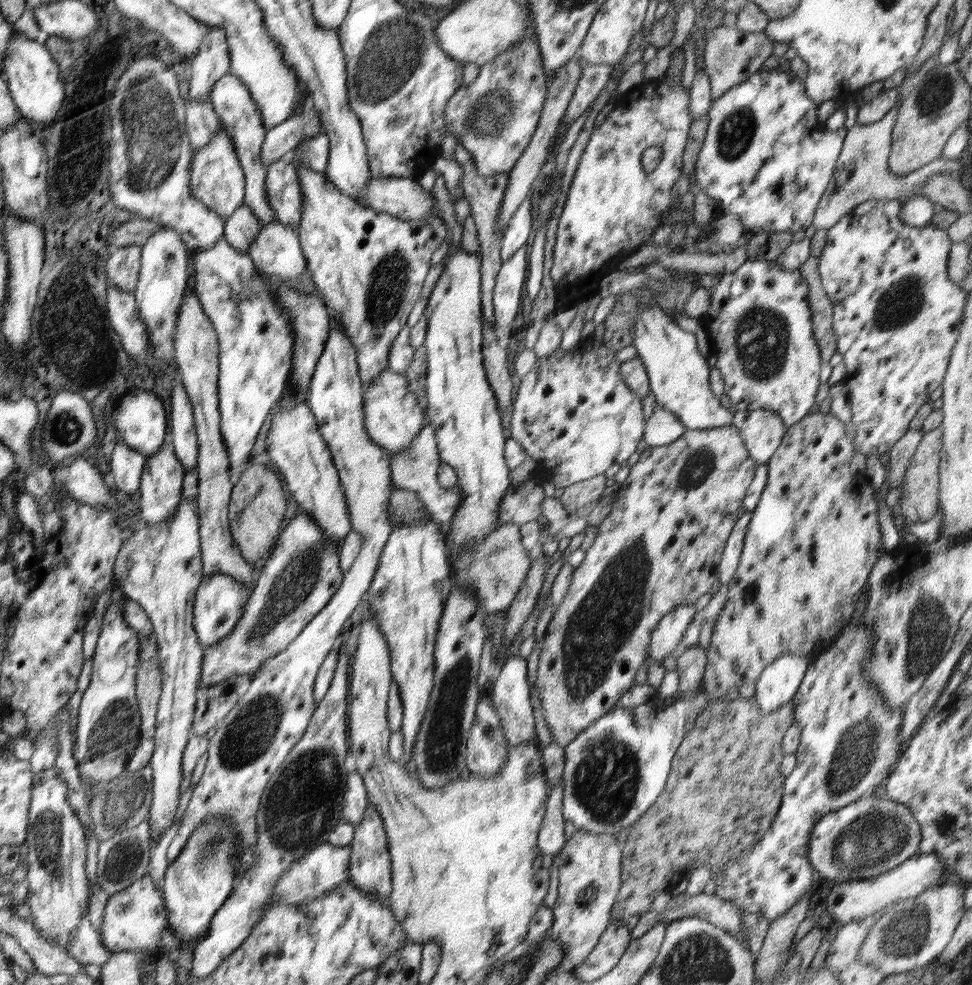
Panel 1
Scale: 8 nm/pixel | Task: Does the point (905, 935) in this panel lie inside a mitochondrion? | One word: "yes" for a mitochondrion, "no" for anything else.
yes

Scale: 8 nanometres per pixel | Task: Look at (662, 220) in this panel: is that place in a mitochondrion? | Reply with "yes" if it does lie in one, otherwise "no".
no

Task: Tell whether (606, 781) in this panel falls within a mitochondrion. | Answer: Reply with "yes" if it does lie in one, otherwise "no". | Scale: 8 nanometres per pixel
yes

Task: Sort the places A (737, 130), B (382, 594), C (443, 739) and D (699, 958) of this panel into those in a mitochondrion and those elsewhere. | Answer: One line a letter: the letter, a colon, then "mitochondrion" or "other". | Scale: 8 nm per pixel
A: mitochondrion
B: mitochondrion
C: mitochondrion
D: mitochondrion

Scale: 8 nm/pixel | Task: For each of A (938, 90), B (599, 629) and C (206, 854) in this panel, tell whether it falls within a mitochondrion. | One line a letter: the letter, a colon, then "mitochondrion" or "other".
A: mitochondrion
B: mitochondrion
C: mitochondrion

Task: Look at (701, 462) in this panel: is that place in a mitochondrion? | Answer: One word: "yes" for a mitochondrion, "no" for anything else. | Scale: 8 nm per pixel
yes

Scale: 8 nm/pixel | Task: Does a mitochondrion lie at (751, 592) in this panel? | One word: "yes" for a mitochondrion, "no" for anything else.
no

